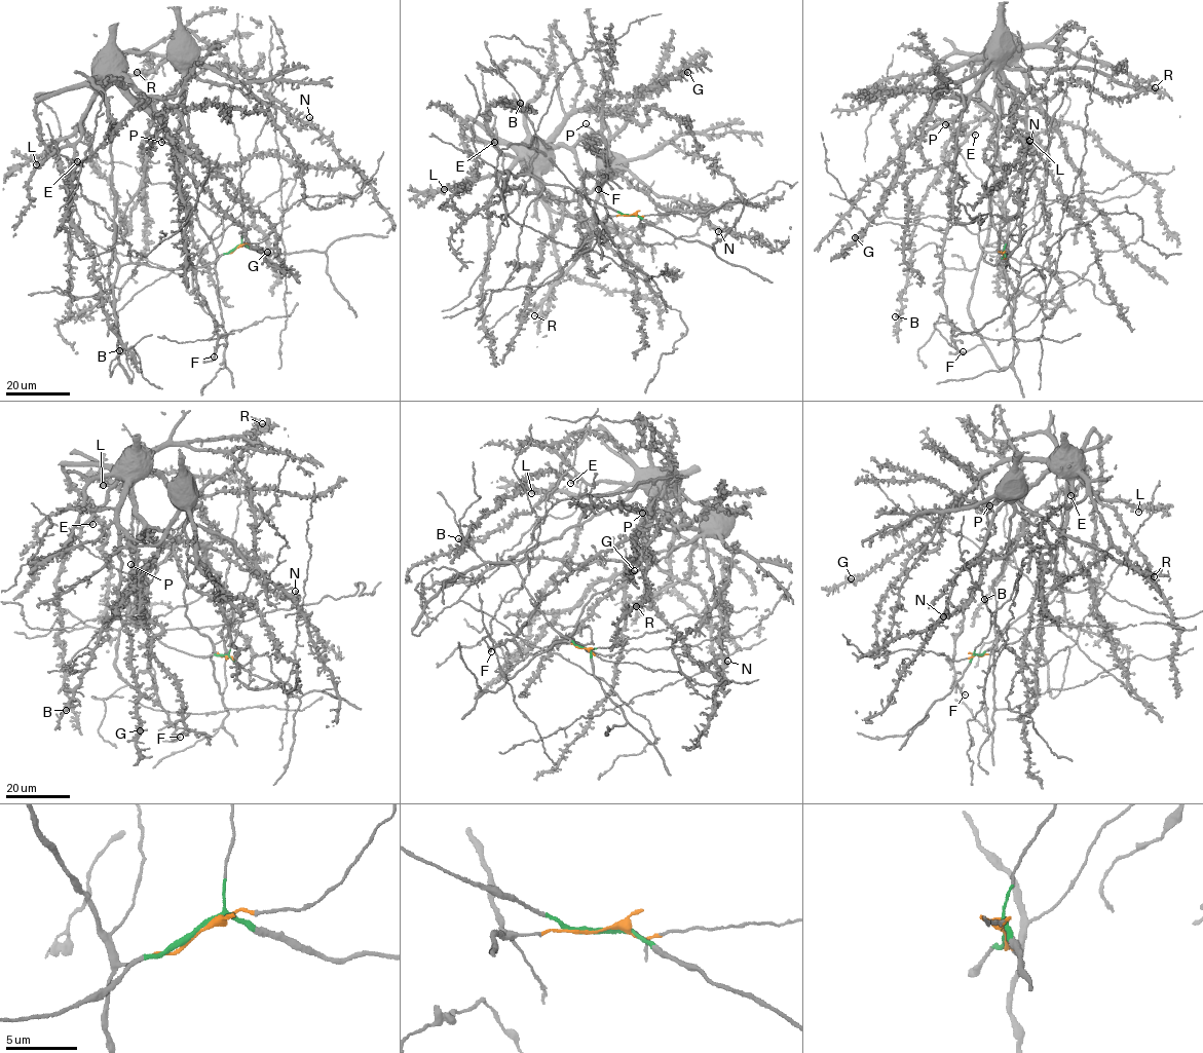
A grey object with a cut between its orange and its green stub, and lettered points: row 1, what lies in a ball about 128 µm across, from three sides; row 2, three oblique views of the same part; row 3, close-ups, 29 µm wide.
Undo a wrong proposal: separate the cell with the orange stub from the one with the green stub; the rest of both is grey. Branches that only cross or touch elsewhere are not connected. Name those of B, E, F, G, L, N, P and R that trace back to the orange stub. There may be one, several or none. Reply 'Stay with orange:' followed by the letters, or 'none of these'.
Stay with orange: F, N, P, R

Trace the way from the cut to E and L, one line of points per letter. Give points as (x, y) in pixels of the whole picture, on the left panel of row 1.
E: (235, 248), (197, 267), (120, 265), (114, 247), (109, 105), (100, 93), (81, 121), (74, 158), (77, 161)
L: (235, 248), (197, 267), (120, 265), (109, 105), (100, 93), (79, 126), (54, 141), (36, 164)

